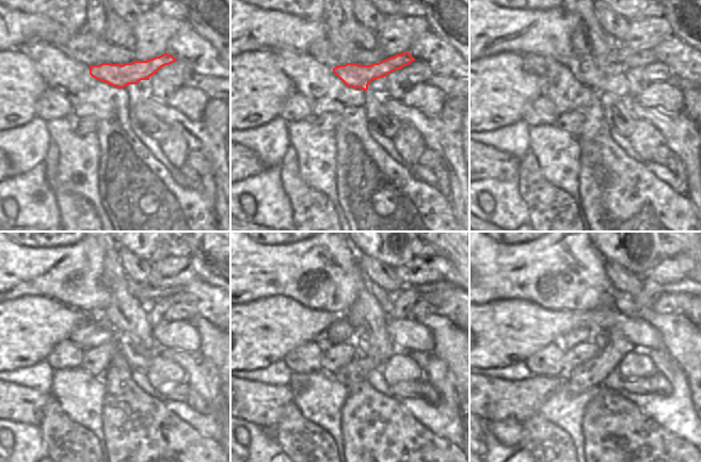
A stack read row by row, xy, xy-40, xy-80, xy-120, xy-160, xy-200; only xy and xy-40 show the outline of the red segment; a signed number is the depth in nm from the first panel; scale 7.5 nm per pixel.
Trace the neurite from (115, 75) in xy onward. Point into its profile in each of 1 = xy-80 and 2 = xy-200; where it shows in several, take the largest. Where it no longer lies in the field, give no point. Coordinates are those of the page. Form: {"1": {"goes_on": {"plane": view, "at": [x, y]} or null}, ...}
{"1": {"goes_on": {"plane": "xy-80", "at": [646, 58]}}, "2": {"goes_on": {"plane": "xy-200", "at": [686, 286]}}}

